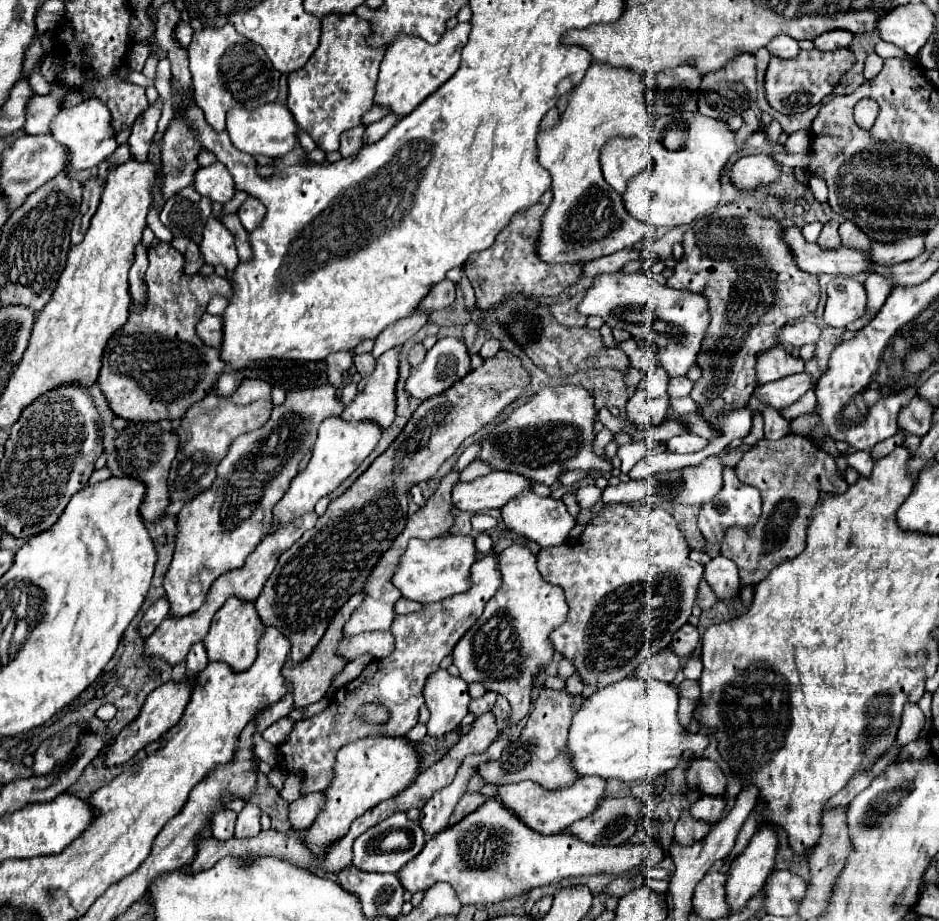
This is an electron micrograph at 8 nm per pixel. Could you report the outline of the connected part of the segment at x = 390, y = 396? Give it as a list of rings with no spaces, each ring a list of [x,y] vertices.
[[[393,347],[377,359],[377,367],[371,377],[363,377],[357,385],[355,401],[341,413],[347,421],[369,419],[387,429],[395,419],[395,385],[399,379],[399,353],[401,347]]]

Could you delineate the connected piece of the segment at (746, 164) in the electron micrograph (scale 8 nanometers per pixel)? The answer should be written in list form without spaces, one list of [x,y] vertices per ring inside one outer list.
[[[749,155],[741,157],[733,169],[731,169],[731,181],[733,185],[741,189],[753,189],[759,185],[773,183],[783,169],[777,165],[777,161],[769,155]]]

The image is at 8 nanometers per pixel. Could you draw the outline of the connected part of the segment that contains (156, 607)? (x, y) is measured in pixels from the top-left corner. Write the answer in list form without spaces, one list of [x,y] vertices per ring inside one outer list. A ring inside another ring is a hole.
[[[161,597],[161,599],[157,599],[149,609],[147,609],[147,613],[145,613],[145,617],[143,617],[143,621],[141,621],[141,635],[143,637],[149,637],[157,627],[159,627],[159,623],[165,619],[169,615],[169,603],[167,603],[167,597]]]

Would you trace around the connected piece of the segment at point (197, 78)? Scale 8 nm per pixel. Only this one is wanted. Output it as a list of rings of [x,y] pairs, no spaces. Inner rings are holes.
[[[233,25],[193,33],[193,41],[187,51],[193,75],[193,99],[205,113],[205,121],[215,131],[225,131],[225,117],[233,107],[255,109],[277,101],[281,73],[271,65],[265,51],[253,41],[241,37]]]

